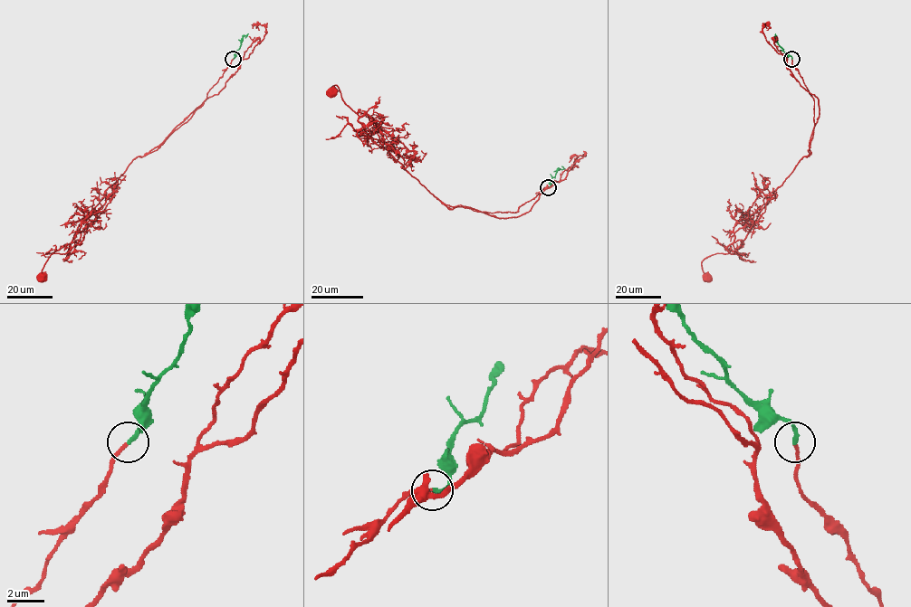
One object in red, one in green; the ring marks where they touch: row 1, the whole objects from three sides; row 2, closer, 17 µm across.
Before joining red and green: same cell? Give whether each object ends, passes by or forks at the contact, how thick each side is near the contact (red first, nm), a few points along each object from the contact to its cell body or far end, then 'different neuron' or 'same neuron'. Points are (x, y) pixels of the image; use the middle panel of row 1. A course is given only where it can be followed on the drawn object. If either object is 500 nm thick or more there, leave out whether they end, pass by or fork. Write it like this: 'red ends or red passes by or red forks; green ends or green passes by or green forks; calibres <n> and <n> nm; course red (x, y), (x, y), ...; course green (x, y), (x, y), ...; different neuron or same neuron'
red ends; green ends; calibres 160 and 200 nm; course red (548, 187), (516, 213), (448, 208), (372, 140), (336, 85), (331, 92); course green (548, 187), (559, 169), (563, 167), (561, 165); same neuron

